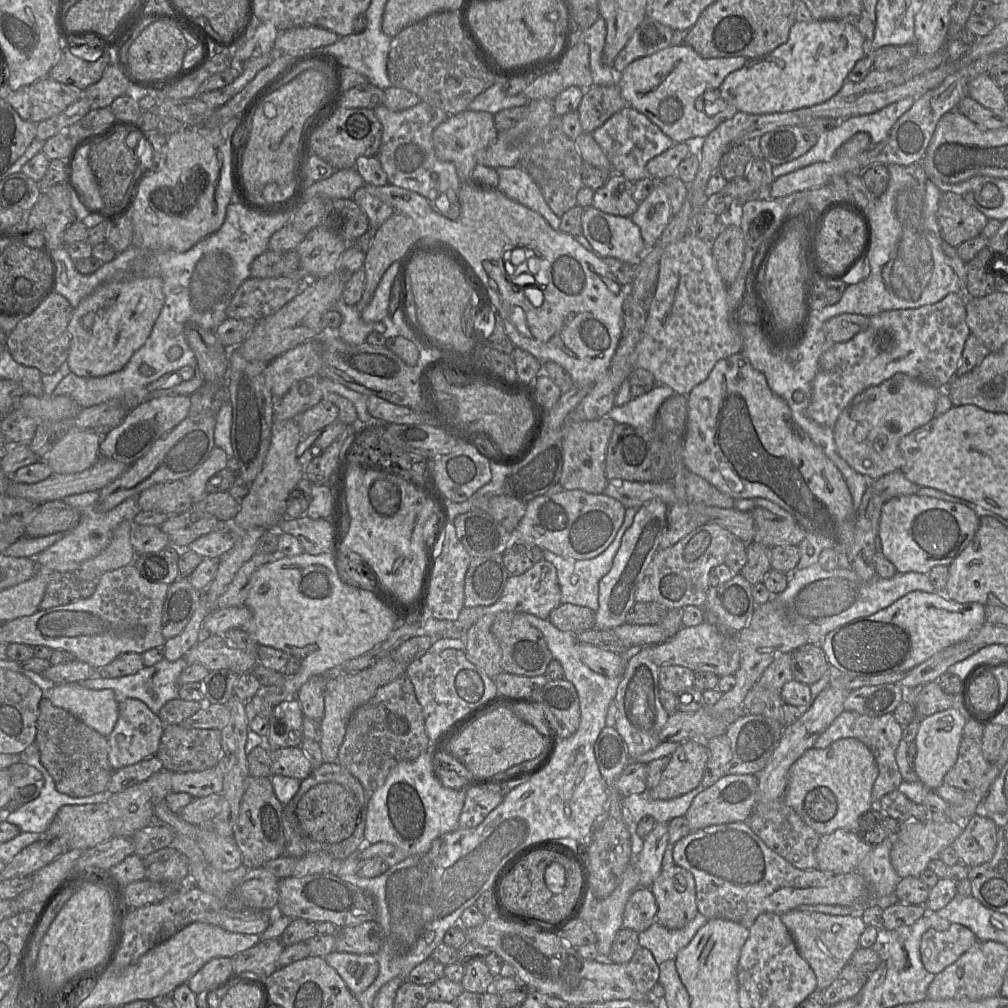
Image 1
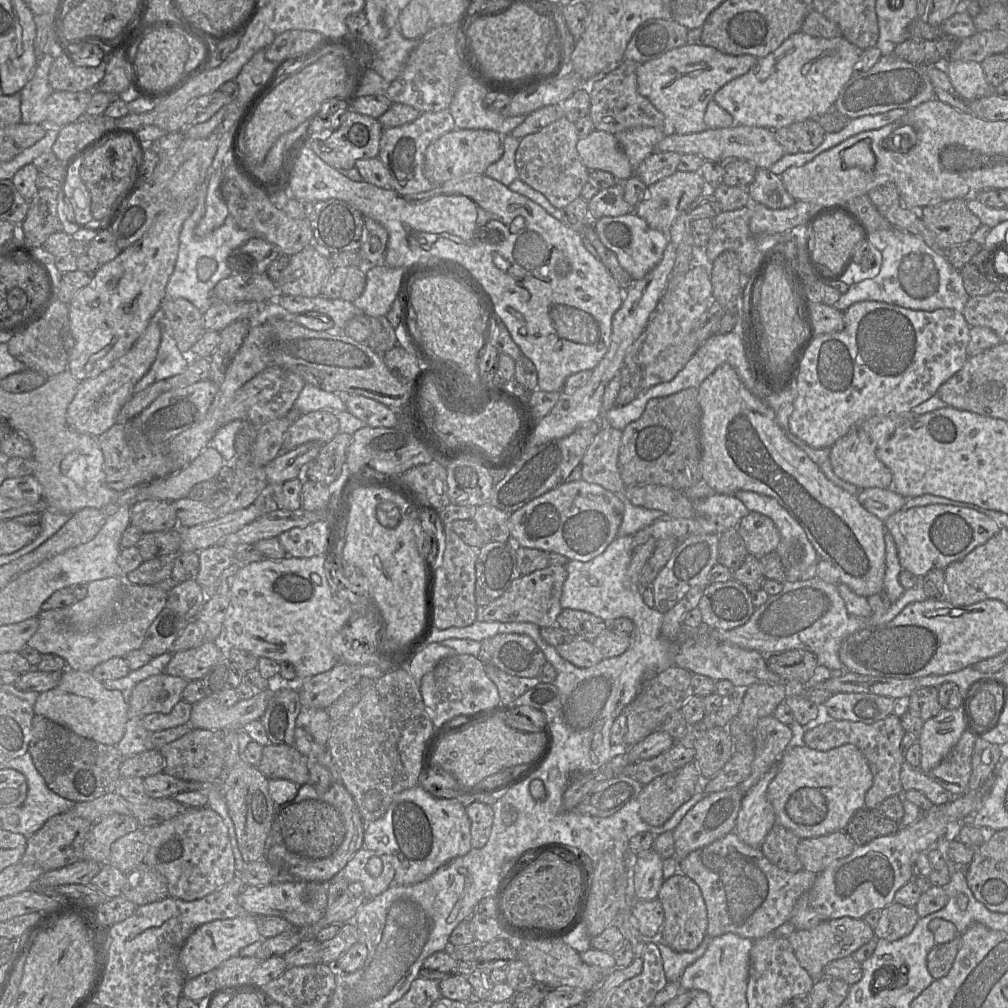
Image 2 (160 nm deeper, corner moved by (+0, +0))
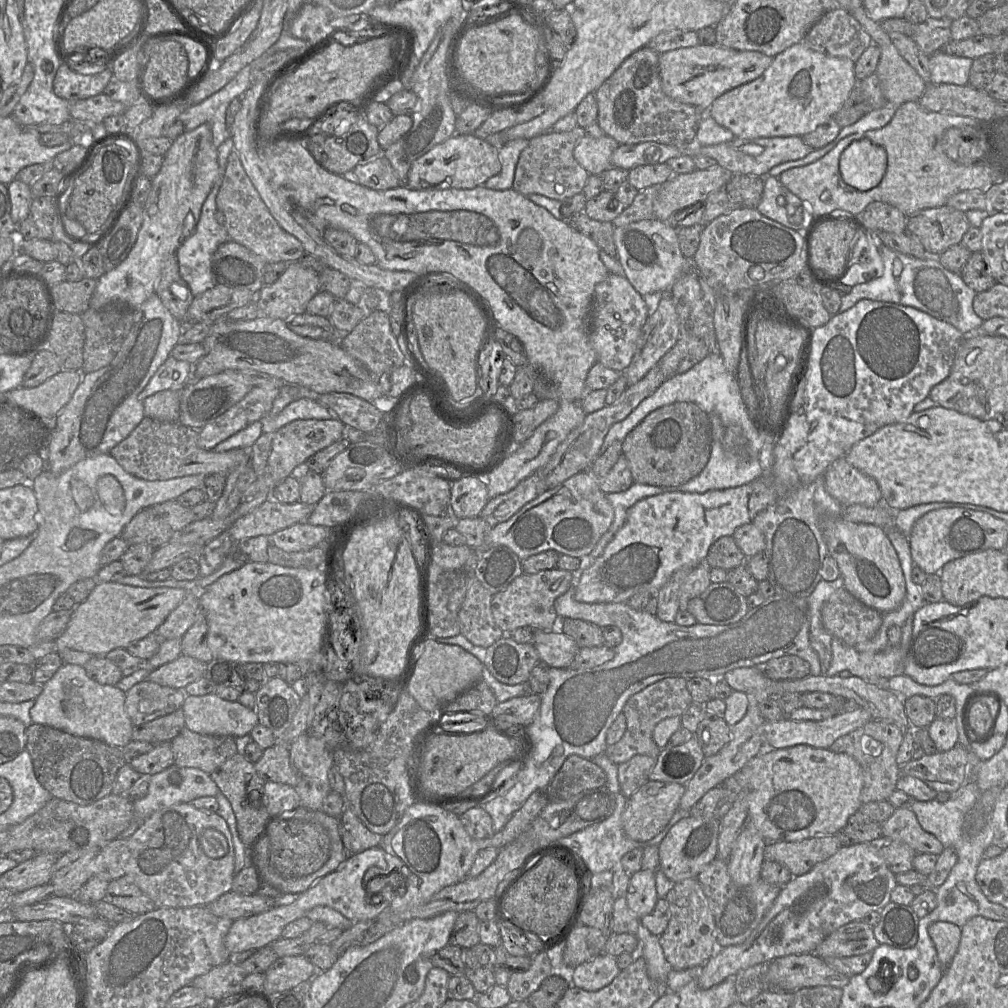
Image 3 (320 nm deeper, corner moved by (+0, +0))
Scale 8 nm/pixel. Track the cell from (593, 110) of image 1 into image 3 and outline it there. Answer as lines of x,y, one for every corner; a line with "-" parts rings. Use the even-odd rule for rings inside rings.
648,46
633,52
594,93
598,107
597,124
619,145
656,142
677,146
695,143
706,111
673,100
663,92
659,55

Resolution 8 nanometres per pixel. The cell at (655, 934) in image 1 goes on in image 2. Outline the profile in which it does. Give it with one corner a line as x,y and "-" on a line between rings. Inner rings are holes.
705,935
697,949
688,952
676,952
660,940
657,945
661,954
663,969
668,982
679,981
684,970
703,956
709,944
709,936

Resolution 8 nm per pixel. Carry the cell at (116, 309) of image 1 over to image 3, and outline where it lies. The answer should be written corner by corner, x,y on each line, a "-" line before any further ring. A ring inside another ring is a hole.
209,124
185,131
172,141
161,169
152,179
137,240
127,258
97,280
90,308
122,304
138,310
156,292
164,263
196,229
202,205
219,176
217,158

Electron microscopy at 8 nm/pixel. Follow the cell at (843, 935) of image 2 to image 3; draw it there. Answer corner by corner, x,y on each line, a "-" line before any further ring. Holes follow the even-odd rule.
862,920
849,922
828,935
815,949
820,958
850,957
872,952
879,942
873,927

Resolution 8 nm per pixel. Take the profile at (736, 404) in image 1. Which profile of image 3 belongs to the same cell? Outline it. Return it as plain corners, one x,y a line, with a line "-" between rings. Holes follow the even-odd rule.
841,516
822,520
822,532
844,580
844,588
865,605
881,613
898,608
906,596
901,564
886,531
877,525
855,523

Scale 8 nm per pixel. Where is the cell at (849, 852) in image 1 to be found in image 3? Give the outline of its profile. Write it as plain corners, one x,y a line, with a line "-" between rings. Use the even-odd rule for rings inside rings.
821,835
794,842
767,843
764,860
775,861
789,869
793,877
803,875
826,860
841,847
837,835

